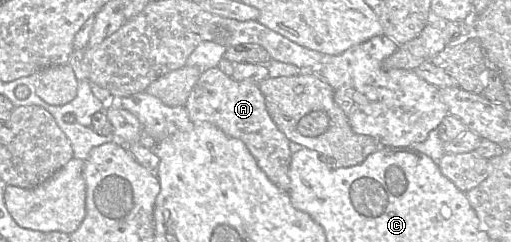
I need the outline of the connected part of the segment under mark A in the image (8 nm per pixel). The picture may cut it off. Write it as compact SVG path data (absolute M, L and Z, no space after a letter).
M214 67L200 75L185 107L193 123L208 122L227 136L241 140L269 180L290 196L289 166L292 155L290 140L272 120L257 83L237 81Z

